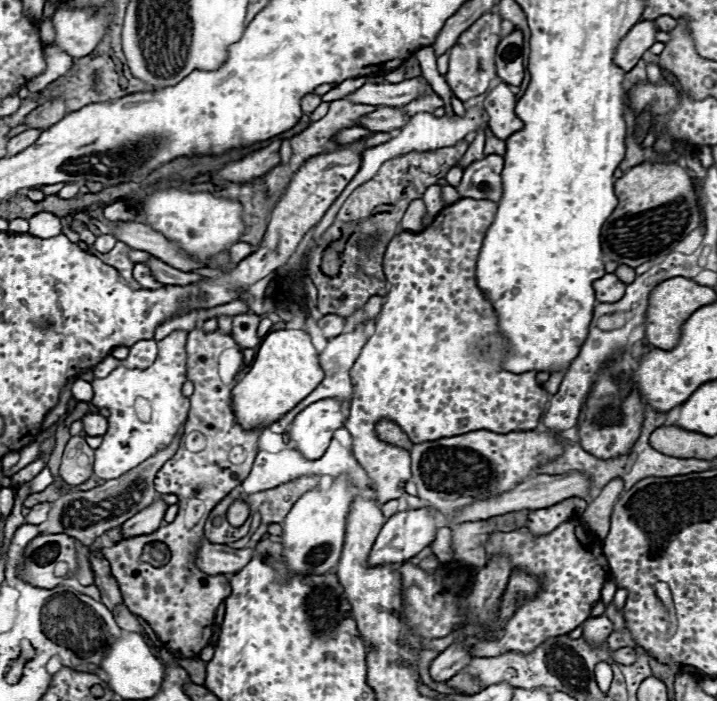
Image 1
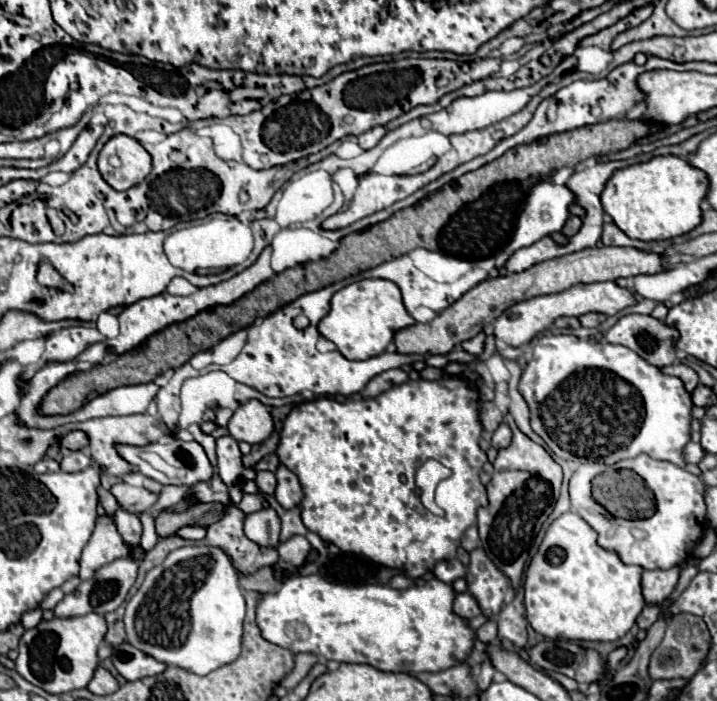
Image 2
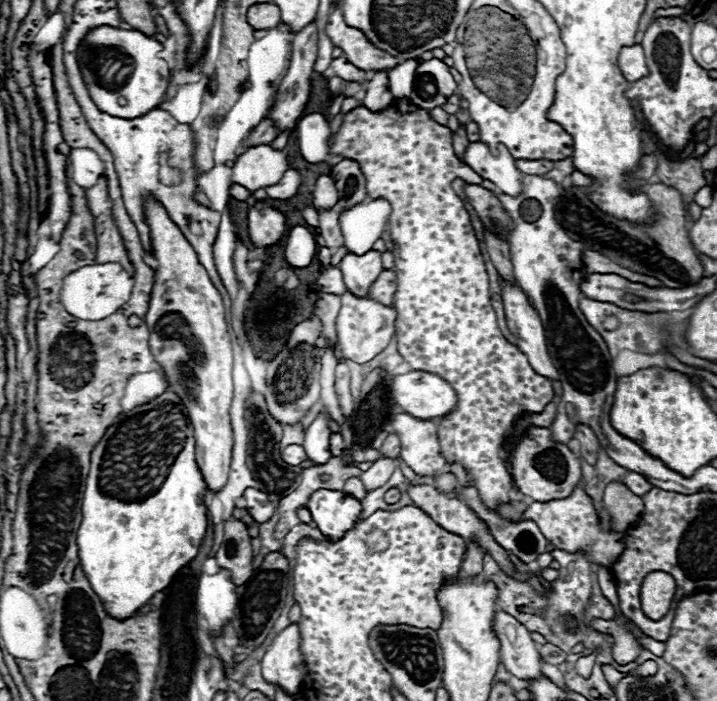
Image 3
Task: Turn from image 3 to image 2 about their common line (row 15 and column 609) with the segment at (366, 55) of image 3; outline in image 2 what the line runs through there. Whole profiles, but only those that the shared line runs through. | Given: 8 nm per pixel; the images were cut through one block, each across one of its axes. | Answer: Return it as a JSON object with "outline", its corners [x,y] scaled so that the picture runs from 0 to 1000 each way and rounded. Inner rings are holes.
{"outline":[[[873,448],[848,474],[845,485],[881,496],[907,519],[923,525],[943,516],[946,471],[907,448]]]}

